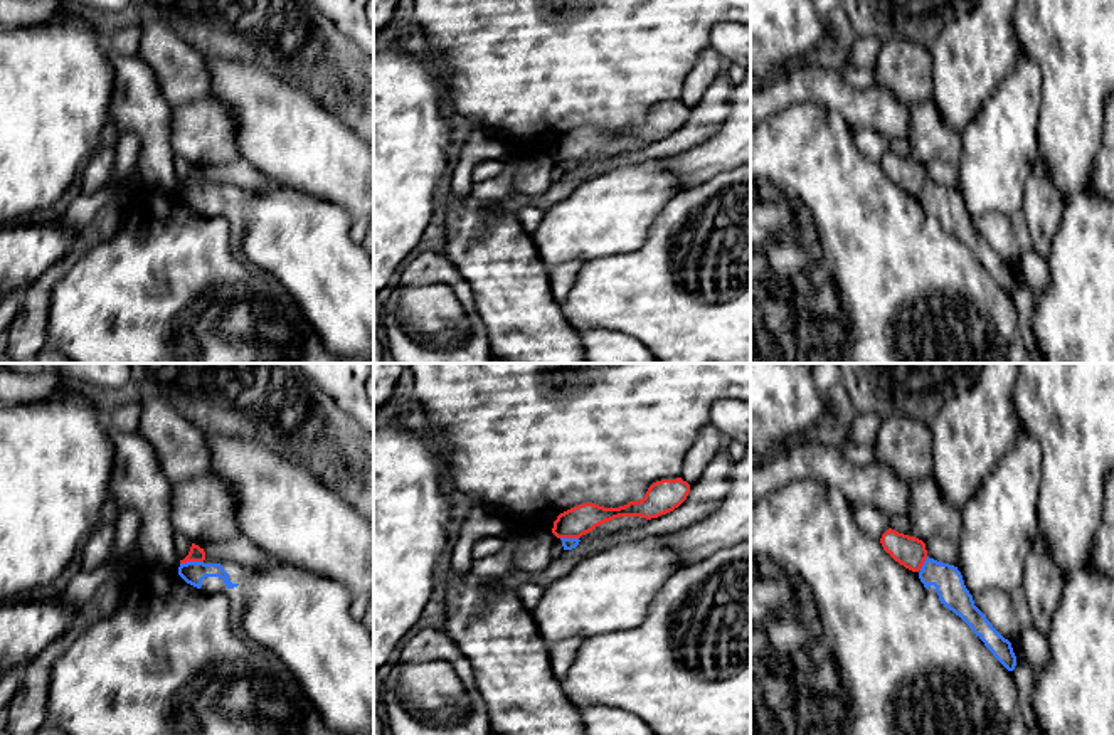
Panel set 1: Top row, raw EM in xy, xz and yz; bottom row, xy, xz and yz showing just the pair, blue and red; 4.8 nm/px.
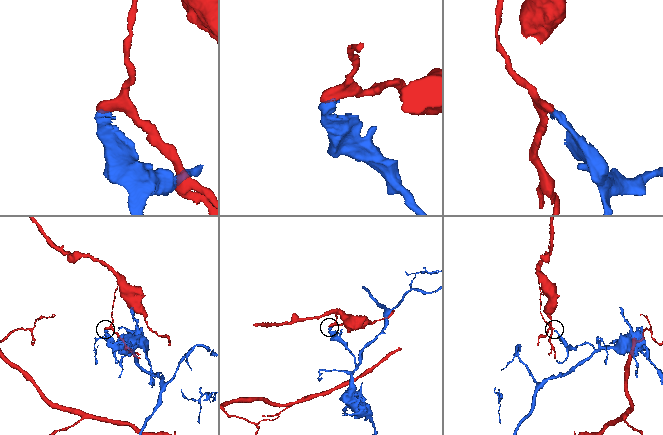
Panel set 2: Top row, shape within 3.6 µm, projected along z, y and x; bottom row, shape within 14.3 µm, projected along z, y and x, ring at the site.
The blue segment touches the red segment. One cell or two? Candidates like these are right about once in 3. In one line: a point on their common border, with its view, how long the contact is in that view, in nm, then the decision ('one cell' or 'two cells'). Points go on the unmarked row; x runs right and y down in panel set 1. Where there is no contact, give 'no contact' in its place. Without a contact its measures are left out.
xy (190, 185) | 110 nm | two cells

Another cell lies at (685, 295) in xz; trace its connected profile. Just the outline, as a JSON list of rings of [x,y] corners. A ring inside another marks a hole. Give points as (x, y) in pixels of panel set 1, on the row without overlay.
[[[751,163],[717,173],[702,185],[680,190],[651,225],[639,249],[582,264],[574,288],[560,306],[567,321],[579,333],[607,330],[628,335],[643,343],[660,363],[751,363]]]

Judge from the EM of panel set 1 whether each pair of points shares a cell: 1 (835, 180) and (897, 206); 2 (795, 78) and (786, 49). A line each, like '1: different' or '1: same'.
1: same
2: different

